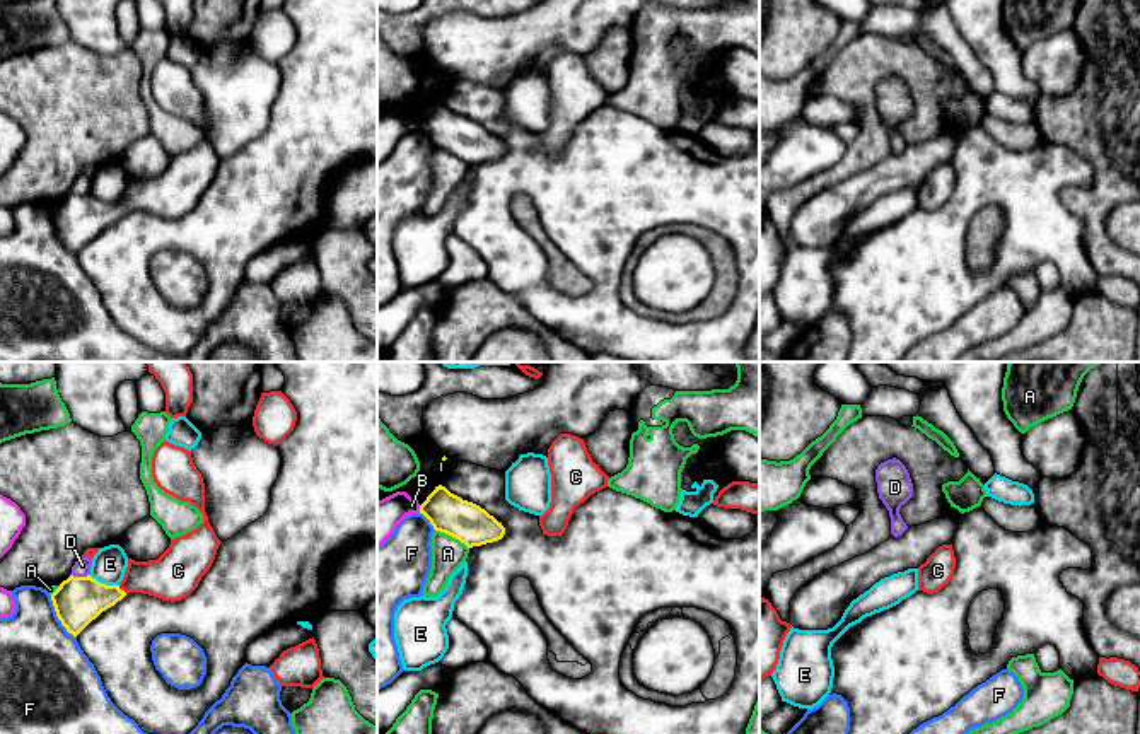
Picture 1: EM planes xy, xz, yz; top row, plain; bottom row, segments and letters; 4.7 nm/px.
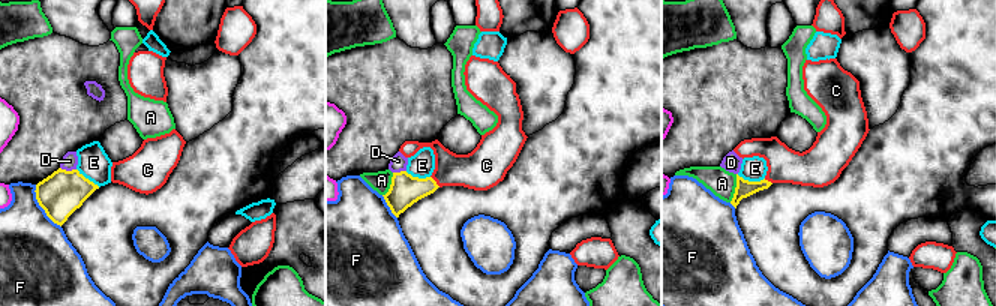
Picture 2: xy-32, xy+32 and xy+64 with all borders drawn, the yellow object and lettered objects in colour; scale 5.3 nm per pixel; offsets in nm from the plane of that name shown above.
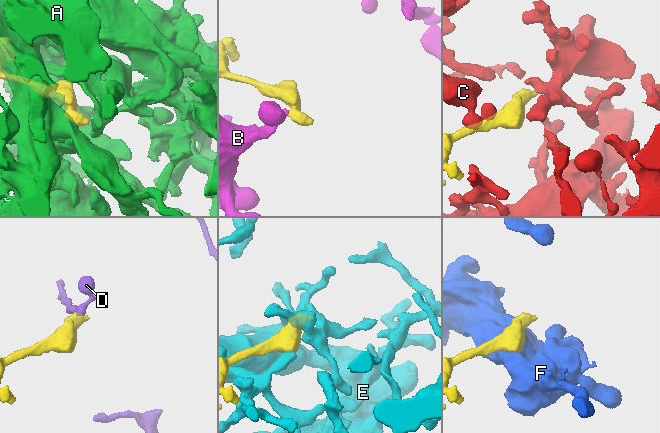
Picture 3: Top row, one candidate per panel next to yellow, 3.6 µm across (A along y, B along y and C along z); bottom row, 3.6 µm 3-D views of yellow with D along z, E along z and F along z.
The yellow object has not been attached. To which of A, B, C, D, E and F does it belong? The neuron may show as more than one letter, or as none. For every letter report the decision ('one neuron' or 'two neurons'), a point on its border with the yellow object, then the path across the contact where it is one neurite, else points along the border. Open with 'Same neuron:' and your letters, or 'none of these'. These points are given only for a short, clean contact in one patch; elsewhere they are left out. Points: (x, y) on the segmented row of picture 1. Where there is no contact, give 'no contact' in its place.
Same neuron: C
A: two neurons | xz (453, 536)
B: two neurons | xz (420, 509)
C: one neuron | xy (123, 591) | across xy (77, 601), (123, 591), (139, 577), (173, 576)
D: two neurons | xy (79, 577) | along xy (70, 574), (87, 576)
E: two neurons | xy (104, 584)
F: two neurons | xy (58, 618)

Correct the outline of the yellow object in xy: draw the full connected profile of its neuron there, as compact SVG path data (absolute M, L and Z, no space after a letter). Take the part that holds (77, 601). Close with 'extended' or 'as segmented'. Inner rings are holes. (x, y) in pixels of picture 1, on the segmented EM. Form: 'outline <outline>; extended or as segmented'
outline M164 440L152 456L152 476L160 490L181 502L189 502L203 514L203 522L174 539L169 548L148 562L128 558L123 580L106 585L87 577L70 575L51 594L58 620L77 637L102 611L114 606L128 592L142 592L162 601L181 601L189 596L210 570L220 539L205 512L205 483L191 451Z; extended

